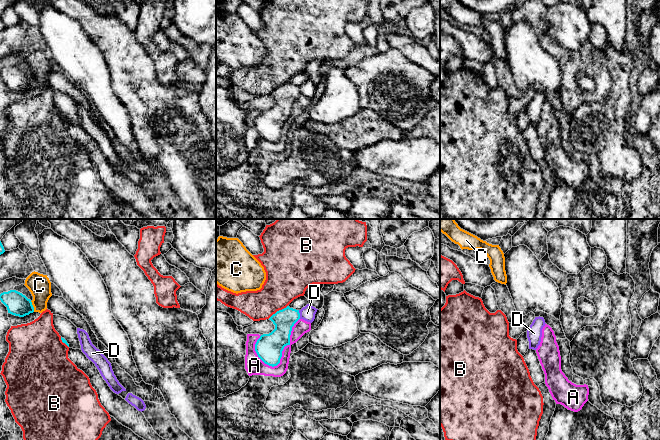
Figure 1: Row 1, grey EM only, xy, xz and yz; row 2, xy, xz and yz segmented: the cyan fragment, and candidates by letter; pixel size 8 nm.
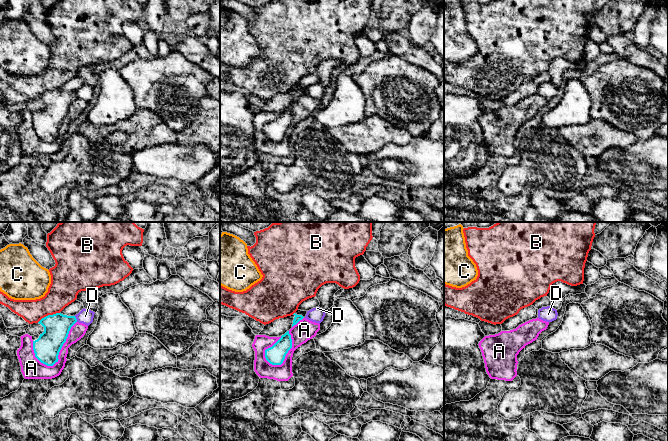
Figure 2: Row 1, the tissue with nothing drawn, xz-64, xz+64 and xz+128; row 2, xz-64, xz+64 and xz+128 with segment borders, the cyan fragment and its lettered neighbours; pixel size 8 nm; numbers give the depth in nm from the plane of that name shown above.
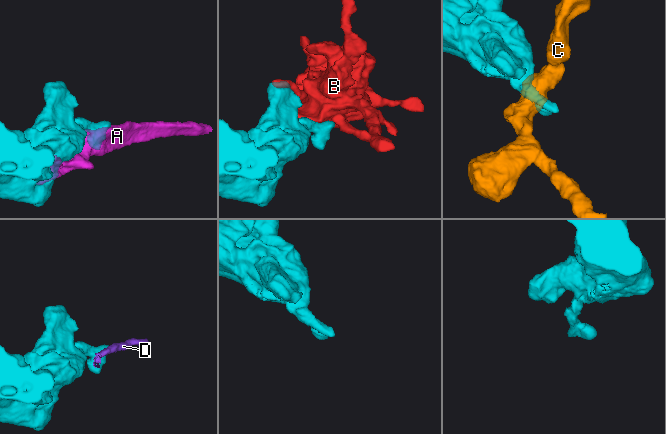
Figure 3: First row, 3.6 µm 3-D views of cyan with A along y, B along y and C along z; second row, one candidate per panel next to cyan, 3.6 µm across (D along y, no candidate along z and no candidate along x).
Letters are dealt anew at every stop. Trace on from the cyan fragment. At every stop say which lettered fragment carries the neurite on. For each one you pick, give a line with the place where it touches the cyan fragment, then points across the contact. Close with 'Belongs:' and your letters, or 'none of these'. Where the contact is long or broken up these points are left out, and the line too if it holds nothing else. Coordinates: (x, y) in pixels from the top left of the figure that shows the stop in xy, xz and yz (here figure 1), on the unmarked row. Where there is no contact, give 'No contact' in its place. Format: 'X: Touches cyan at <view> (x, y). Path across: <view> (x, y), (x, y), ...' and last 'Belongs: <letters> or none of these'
Belongs: none of these

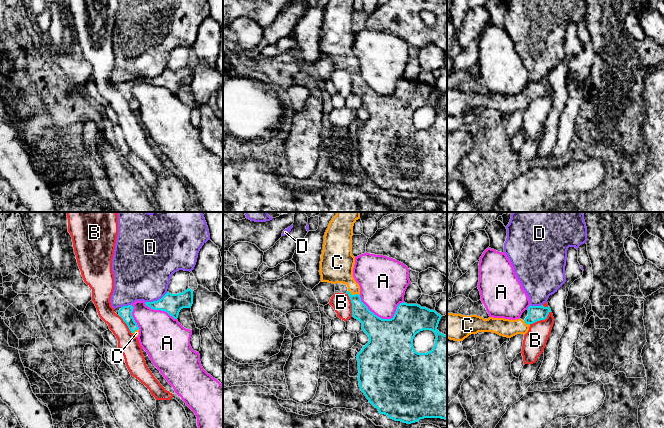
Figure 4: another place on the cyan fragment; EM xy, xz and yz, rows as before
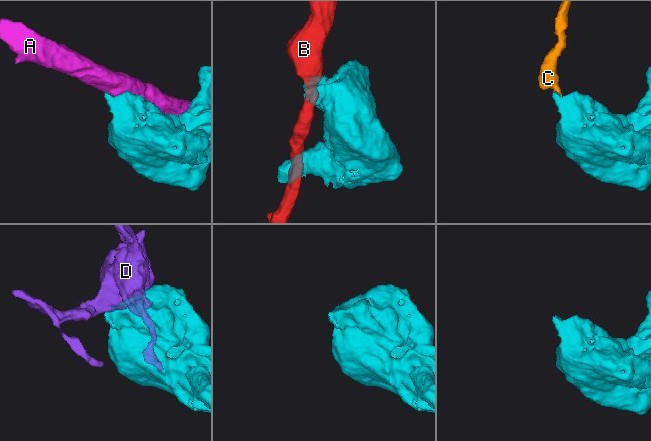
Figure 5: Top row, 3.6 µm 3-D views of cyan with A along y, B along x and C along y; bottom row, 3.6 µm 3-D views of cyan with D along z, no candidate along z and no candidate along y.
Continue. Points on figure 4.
C: Touches cyan at xz (355, 70). Path across: xz (370, 97), (359, 86), (355, 70), (352, 60), (338, 44)
Belongs: C

